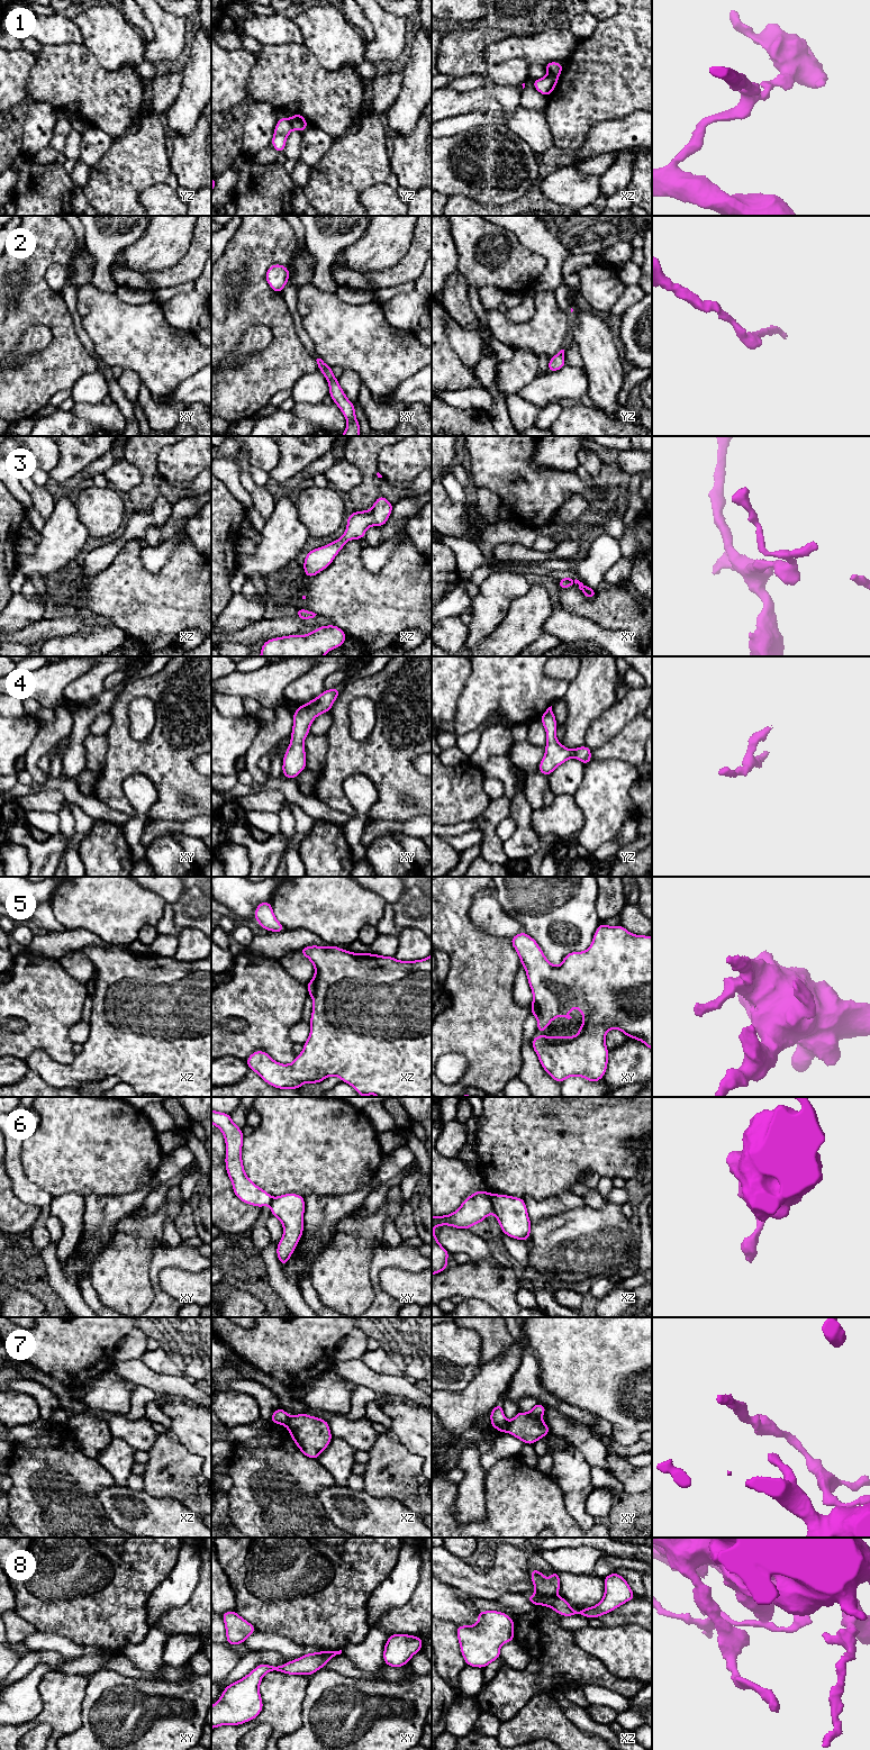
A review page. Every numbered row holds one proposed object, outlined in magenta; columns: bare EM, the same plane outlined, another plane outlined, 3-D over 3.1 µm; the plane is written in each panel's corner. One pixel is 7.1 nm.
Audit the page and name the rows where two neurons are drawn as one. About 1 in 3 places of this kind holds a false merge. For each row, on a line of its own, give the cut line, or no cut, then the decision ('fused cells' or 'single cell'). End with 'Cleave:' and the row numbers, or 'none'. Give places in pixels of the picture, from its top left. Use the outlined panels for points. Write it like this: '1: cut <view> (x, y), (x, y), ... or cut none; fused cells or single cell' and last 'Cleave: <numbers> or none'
1: cut yz (289, 119), (293, 128); fused cells
2: cut none; single cell
3: cut none; single cell
4: cut none; single cell
5: cut xz (315, 975), (315, 990), (311, 995); fused cells
6: cut xz (489, 1194), (492, 1212); fused cells
7: cut xy (508, 1422), (506, 1431); fused cells
8: cut xz (536, 1593), (553, 1595); fused cells
Cleave: 1, 5, 6, 7, 8

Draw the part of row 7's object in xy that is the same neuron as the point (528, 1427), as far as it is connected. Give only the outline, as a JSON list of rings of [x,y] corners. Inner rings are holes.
[[[534,1404],[529,1413],[518,1412],[508,1422],[508,1433],[522,1440],[526,1444],[534,1444],[537,1440],[547,1435],[551,1431],[549,1425],[542,1421],[546,1407],[542,1404]]]

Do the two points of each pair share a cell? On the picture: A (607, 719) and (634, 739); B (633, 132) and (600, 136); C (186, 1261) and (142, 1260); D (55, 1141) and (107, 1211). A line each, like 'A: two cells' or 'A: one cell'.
A: two cells
B: one cell
C: two cells
D: two cells

